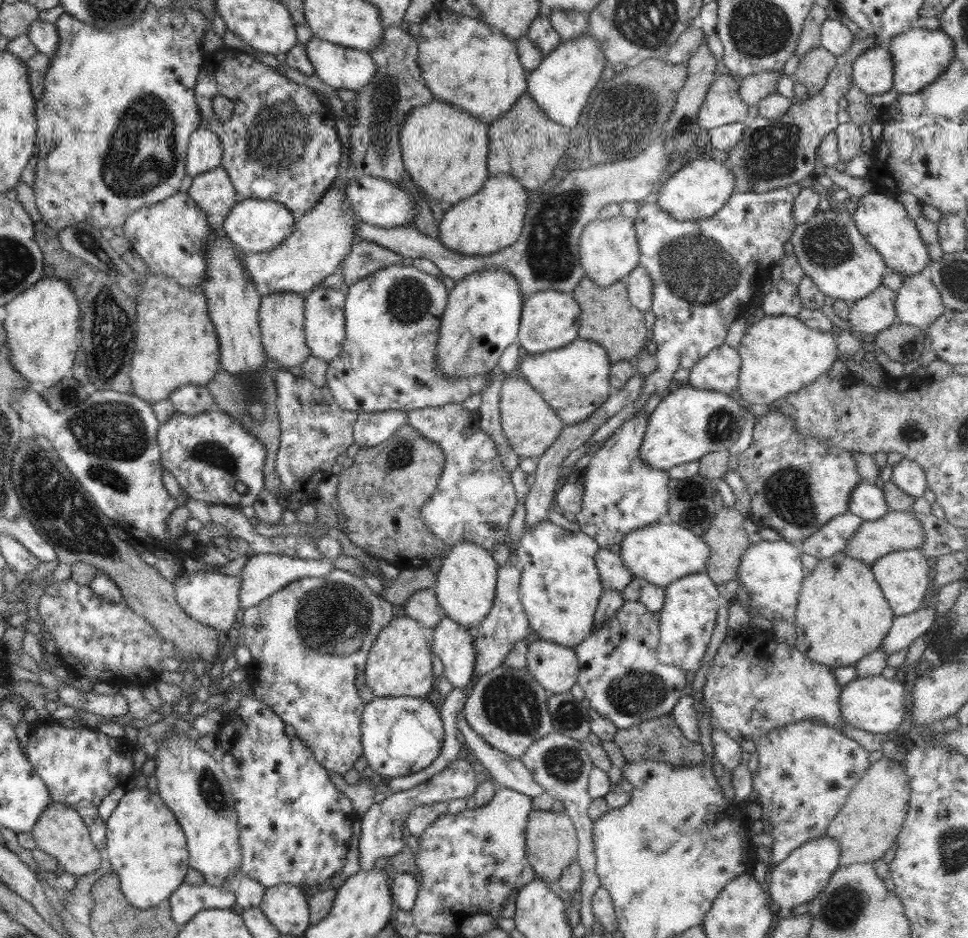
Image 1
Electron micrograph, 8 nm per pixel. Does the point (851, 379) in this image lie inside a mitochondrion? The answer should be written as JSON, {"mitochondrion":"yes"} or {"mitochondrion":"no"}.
{"mitochondrion":"no"}

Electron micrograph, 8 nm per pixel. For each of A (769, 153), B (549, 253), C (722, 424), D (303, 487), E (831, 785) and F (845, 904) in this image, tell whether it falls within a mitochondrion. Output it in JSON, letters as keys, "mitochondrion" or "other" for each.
{"A":"mitochondrion","B":"mitochondrion","C":"mitochondrion","D":"other","E":"mitochondrion","F":"mitochondrion"}

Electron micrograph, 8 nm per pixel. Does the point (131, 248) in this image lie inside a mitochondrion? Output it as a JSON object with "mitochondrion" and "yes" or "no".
{"mitochondrion":"no"}

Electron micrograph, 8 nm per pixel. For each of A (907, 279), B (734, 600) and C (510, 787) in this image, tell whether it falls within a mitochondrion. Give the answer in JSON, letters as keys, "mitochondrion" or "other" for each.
{"A":"other","B":"other","C":"other"}

